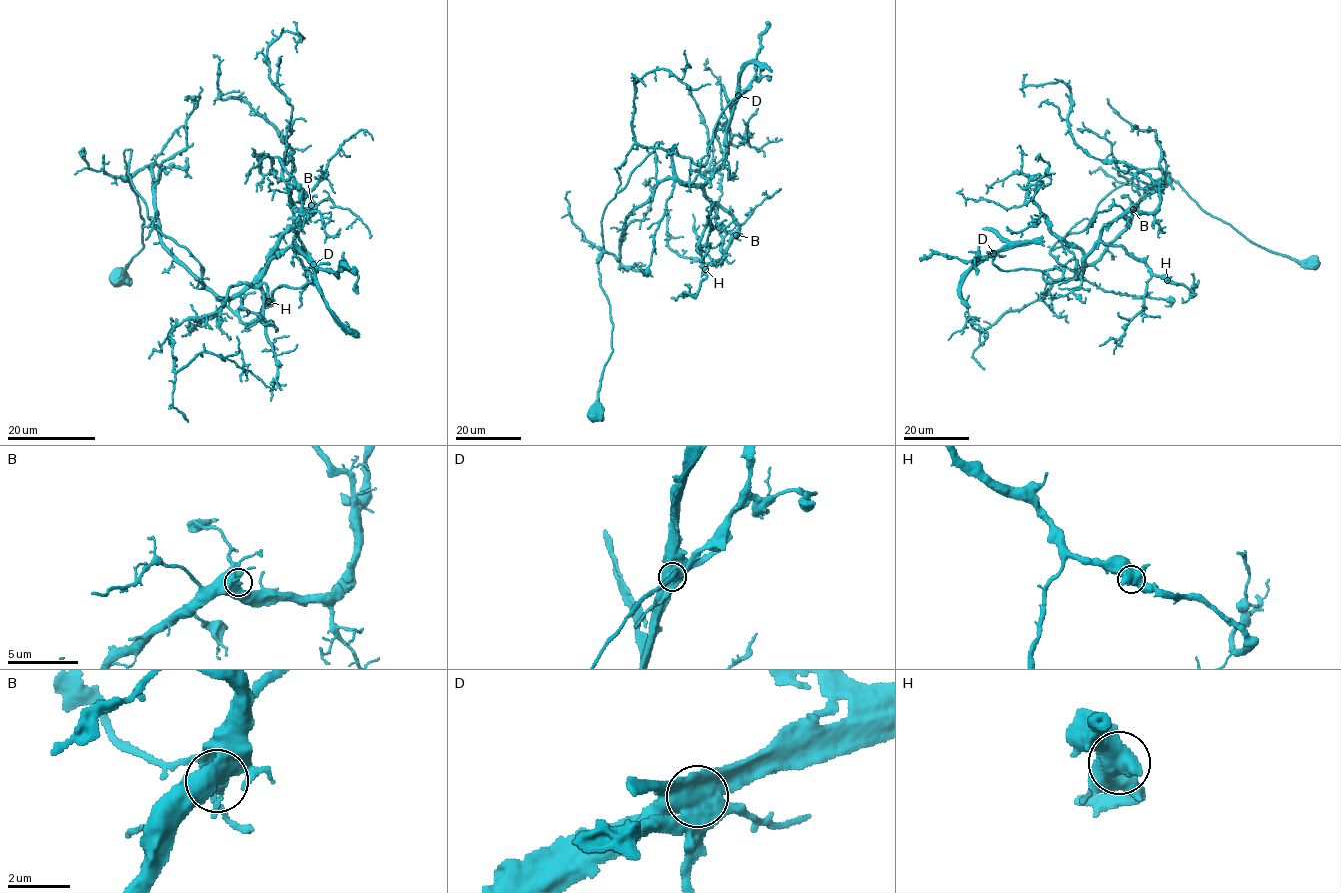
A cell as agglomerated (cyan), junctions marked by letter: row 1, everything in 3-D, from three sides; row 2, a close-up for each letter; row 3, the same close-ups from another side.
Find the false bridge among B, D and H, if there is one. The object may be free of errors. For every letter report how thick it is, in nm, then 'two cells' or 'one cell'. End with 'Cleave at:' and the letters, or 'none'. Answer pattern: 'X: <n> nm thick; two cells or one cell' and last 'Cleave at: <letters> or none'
B: 500 nm thick; one cell
D: 700 nm thick; two cells
H: 600 nm thick; one cell
Cleave at: D

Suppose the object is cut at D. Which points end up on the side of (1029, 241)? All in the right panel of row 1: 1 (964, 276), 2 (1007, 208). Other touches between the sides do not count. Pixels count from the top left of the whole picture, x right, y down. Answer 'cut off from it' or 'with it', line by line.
1: with it
2: cut off from it

